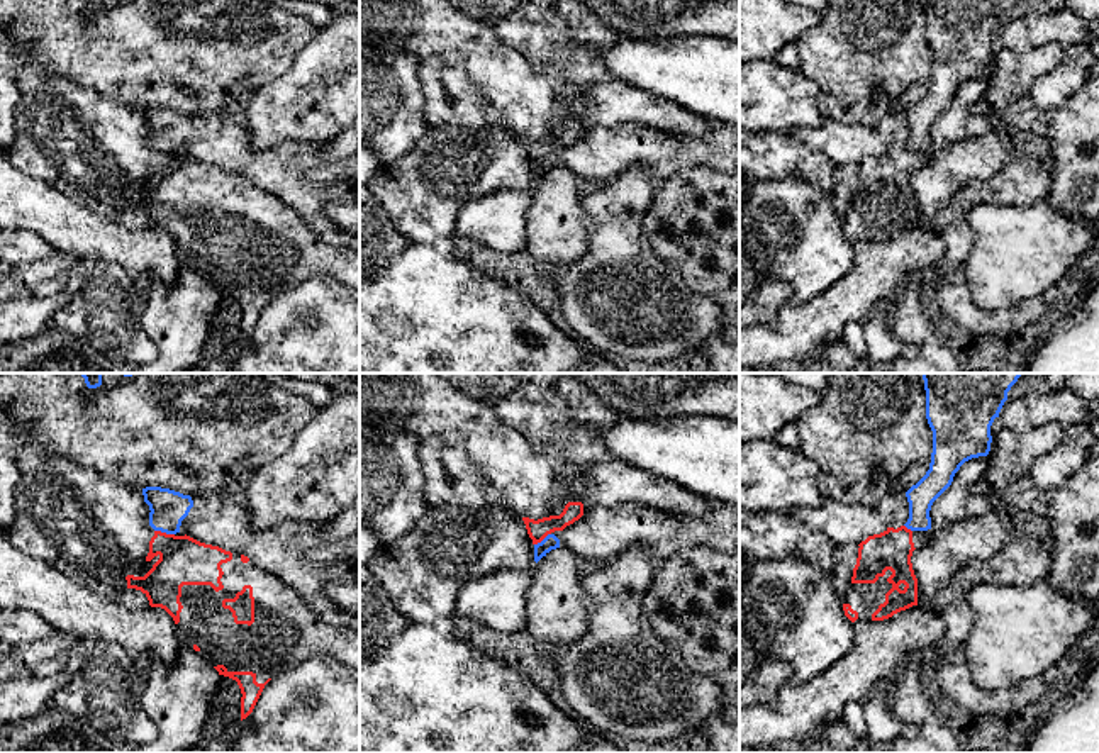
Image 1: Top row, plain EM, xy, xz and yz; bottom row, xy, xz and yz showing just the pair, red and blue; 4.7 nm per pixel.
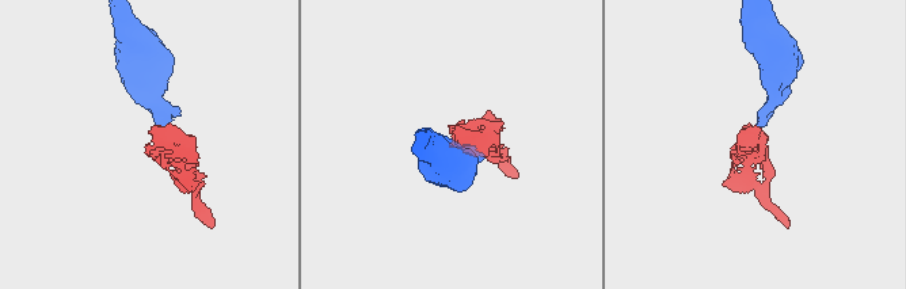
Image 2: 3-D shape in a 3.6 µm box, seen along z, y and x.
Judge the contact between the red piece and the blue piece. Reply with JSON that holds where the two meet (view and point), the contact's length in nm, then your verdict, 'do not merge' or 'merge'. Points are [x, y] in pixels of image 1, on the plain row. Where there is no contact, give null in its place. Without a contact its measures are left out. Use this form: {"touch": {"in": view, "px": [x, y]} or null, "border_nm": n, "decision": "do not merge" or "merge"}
{"touch": {"in": "xy", "px": [165, 153]}, "border_nm": 100, "decision": "do not merge"}

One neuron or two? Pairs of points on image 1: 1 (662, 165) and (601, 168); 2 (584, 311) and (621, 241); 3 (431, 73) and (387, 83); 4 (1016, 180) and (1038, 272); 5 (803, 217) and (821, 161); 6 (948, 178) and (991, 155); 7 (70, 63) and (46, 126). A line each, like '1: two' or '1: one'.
1: one
2: one
3: two
4: two
5: two
6: one
7: two

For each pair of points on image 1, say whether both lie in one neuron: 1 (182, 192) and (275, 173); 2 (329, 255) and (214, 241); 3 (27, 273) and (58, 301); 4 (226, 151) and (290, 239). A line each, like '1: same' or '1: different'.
1: different
2: same
3: different
4: different

